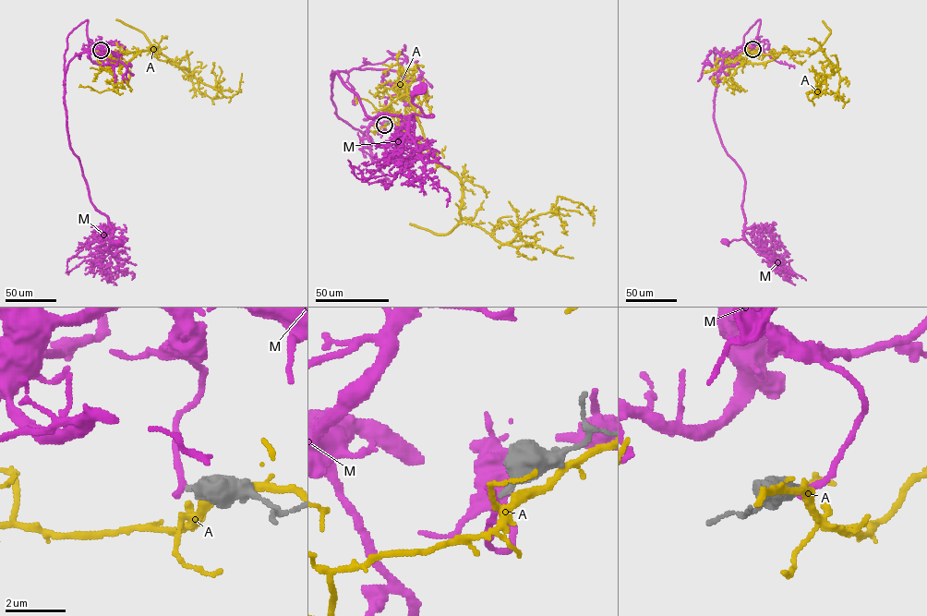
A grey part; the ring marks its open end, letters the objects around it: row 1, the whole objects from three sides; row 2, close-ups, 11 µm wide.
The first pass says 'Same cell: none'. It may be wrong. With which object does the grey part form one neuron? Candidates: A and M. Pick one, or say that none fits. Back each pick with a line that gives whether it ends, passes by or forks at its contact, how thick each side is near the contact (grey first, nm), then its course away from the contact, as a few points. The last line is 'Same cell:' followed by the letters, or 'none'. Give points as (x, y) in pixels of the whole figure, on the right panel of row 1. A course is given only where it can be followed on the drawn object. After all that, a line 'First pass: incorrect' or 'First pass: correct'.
Same cell: none
First pass: correct

